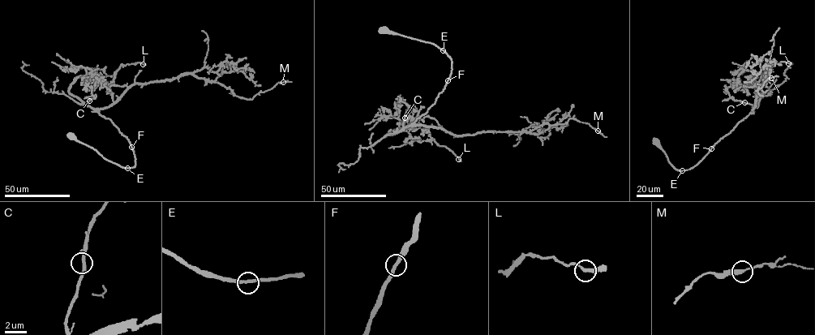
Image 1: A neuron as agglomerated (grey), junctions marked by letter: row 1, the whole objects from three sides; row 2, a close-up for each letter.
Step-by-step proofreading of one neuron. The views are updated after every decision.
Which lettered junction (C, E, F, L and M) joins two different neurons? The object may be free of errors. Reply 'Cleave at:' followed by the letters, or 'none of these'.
Cleave at: none of these

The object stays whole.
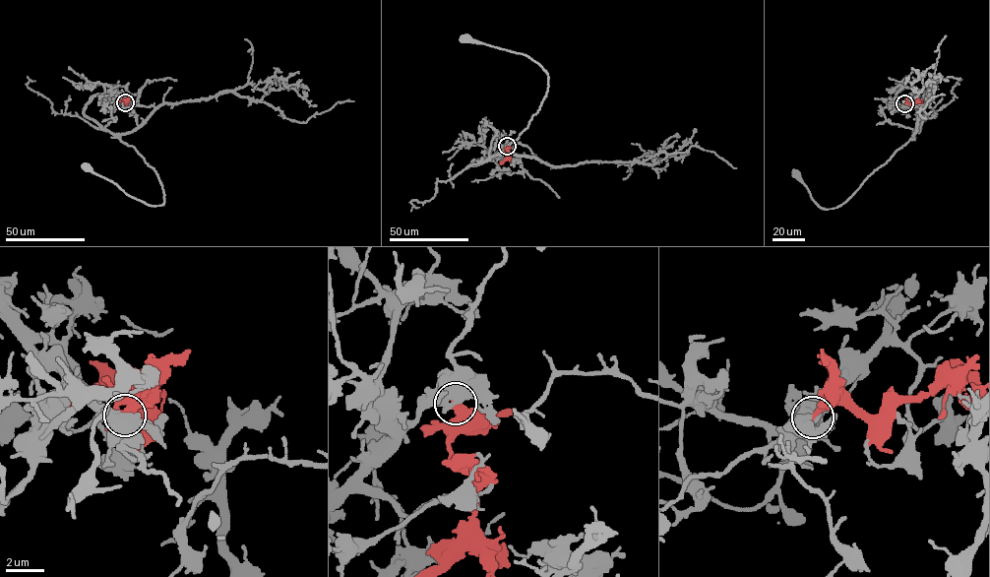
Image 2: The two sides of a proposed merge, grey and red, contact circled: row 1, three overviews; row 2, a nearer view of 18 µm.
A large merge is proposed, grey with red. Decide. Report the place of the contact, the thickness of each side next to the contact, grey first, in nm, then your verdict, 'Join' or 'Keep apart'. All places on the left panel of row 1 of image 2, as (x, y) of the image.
Place: (125, 102). Thickness 650 nm (grey) against 360 nm. Keep apart

